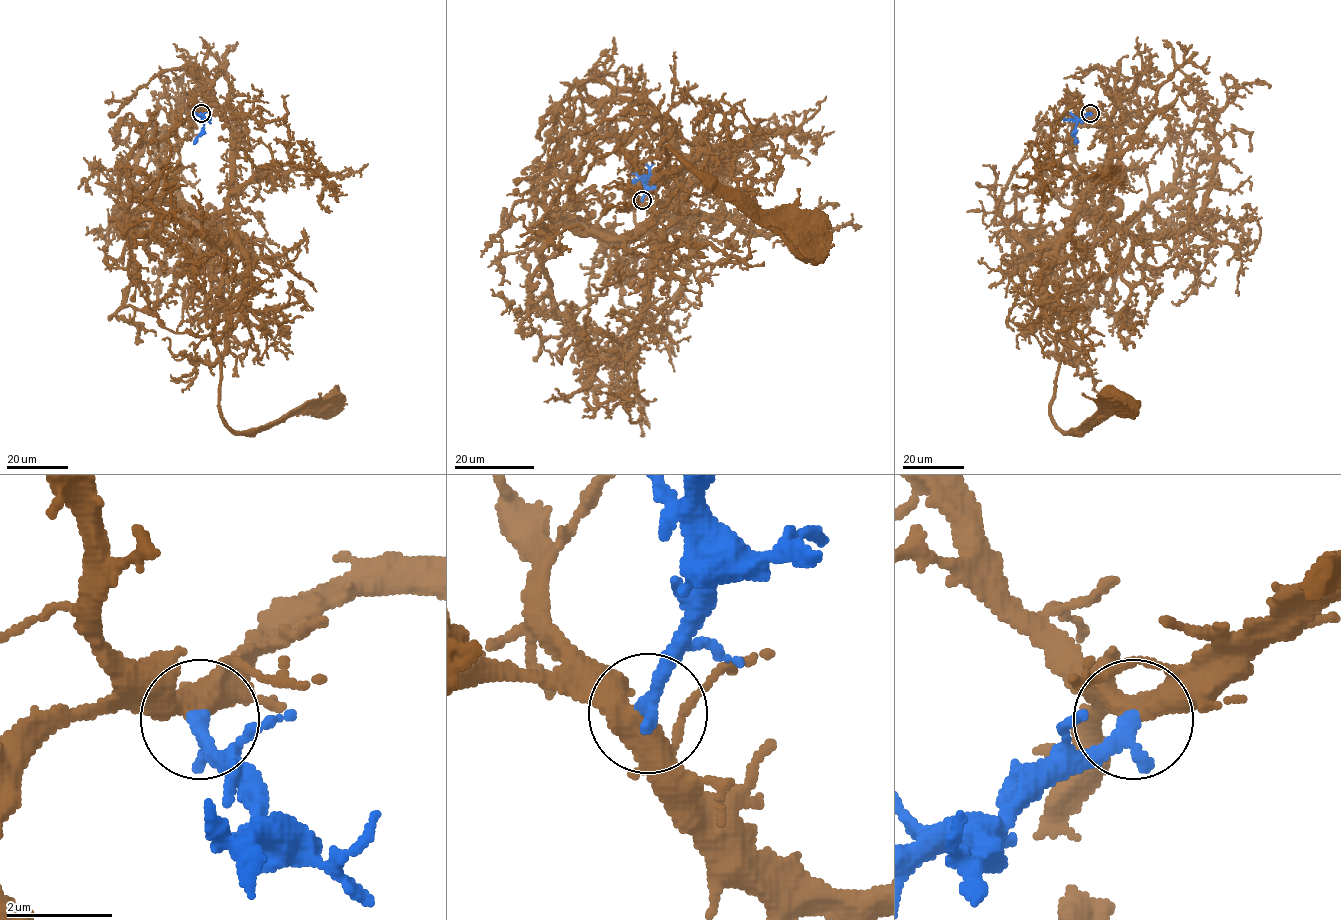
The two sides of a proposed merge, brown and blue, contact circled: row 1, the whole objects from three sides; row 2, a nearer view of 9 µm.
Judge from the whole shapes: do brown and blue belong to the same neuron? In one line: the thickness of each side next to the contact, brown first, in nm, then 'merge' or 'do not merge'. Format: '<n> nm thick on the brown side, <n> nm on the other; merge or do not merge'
440 nm thick on the brown side, 360 nm on the other; merge

